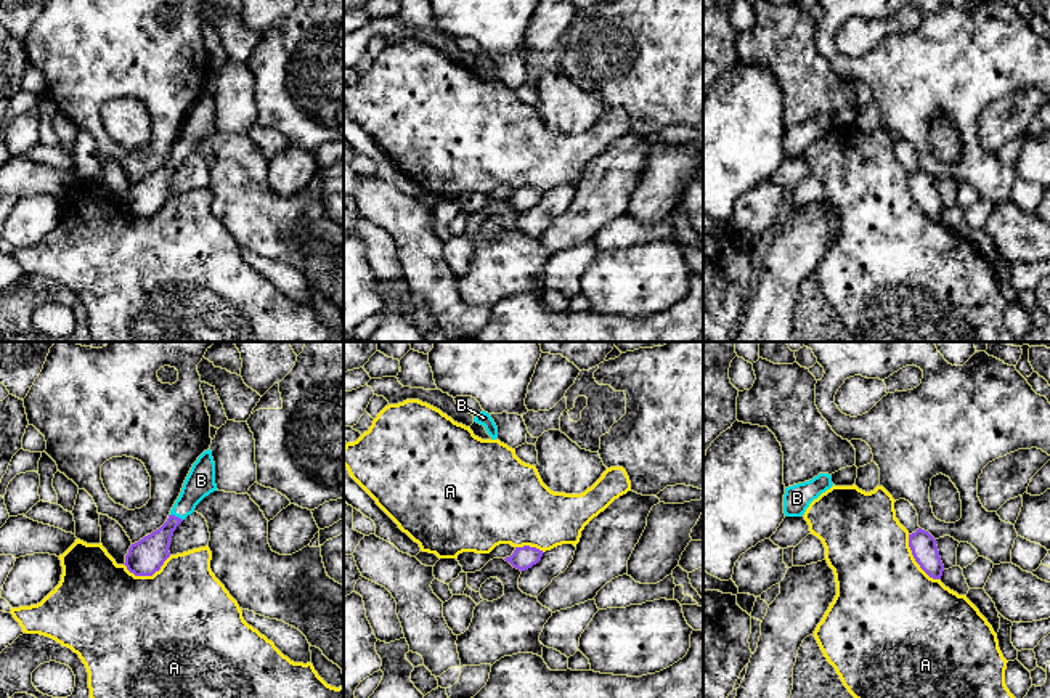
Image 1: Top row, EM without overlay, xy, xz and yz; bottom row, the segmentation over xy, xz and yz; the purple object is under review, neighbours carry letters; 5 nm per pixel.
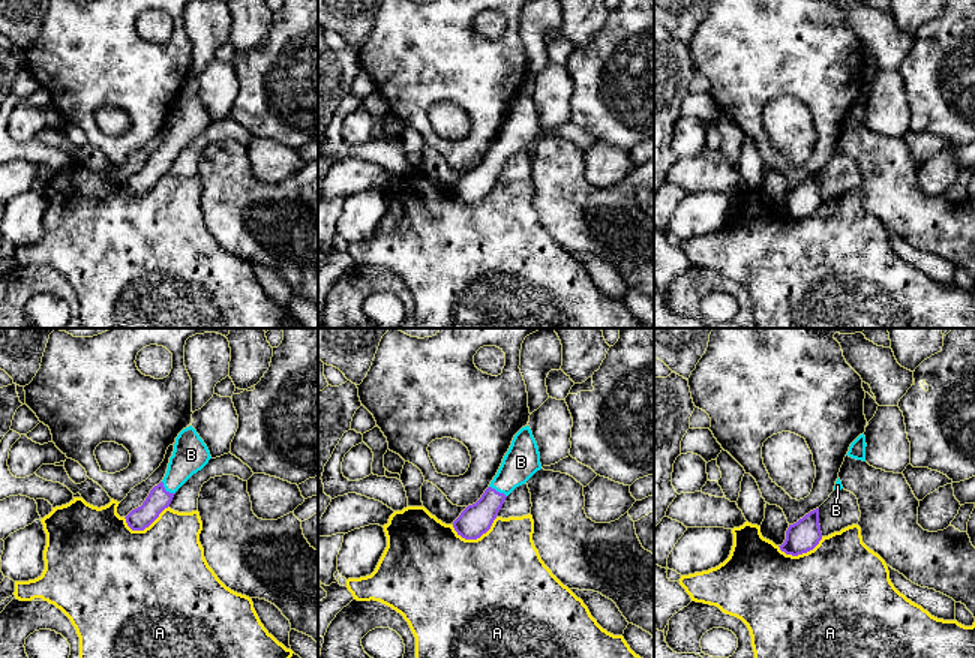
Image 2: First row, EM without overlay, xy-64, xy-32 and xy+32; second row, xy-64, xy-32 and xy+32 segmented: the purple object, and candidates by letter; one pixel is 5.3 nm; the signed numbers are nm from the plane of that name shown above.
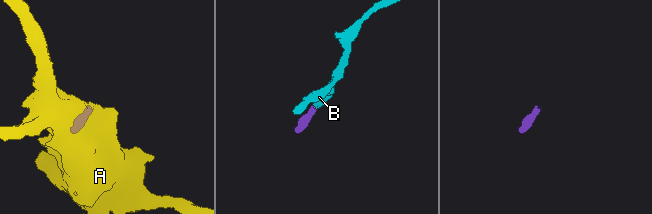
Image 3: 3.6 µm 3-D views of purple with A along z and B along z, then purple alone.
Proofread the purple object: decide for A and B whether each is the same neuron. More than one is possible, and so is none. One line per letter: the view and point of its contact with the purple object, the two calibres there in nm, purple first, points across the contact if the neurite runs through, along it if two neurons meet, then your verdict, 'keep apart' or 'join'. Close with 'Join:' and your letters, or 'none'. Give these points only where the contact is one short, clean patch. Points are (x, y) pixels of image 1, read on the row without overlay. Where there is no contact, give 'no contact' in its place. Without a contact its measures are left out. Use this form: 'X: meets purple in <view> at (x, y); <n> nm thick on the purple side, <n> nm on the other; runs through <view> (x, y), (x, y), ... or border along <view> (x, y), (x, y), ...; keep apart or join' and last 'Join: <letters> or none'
A: meets purple in yz at (915, 201); 130 nm thick on the purple side, 480 nm on the other; keep apart
B: meets purple in xy at (177, 158); 170 nm thick on the purple side, 140 nm on the other; runs through xy (146, 196), (177, 158), (201, 121); join
Join: B

